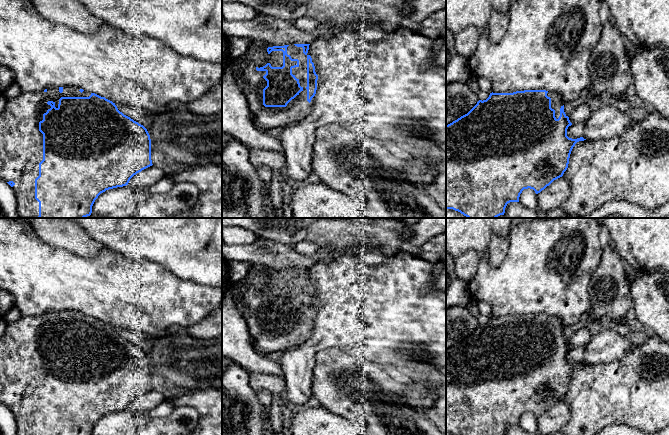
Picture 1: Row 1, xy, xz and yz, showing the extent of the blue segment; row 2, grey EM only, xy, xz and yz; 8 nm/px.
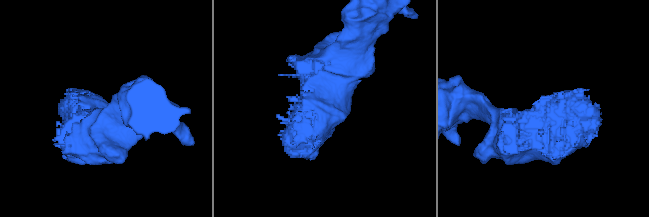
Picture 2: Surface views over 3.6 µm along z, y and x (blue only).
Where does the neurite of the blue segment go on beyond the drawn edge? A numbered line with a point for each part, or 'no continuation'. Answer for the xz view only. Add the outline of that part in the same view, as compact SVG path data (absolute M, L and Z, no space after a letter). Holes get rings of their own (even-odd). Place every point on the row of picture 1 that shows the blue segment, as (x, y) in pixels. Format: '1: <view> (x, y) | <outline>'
1: xz (298, 108) | M291 45L287 47L287 54L292 59L299 60L299 66L292 68L292 74L299 80L303 90L292 99L286 107L265 107L263 105L263 89L267 81L263 78L266 71L257 71L256 66L246 55L242 56L244 66L239 70L239 77L247 82L243 92L255 127L261 129L283 128L299 122L311 113L314 97L307 101L307 56L302 47Z

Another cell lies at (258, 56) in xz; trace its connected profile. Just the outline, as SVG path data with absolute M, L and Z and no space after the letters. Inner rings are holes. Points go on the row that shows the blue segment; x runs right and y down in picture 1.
M251 42L247 52L244 55L246 55L256 67L260 68L266 65L269 54L267 50L264 50L255 43Z

